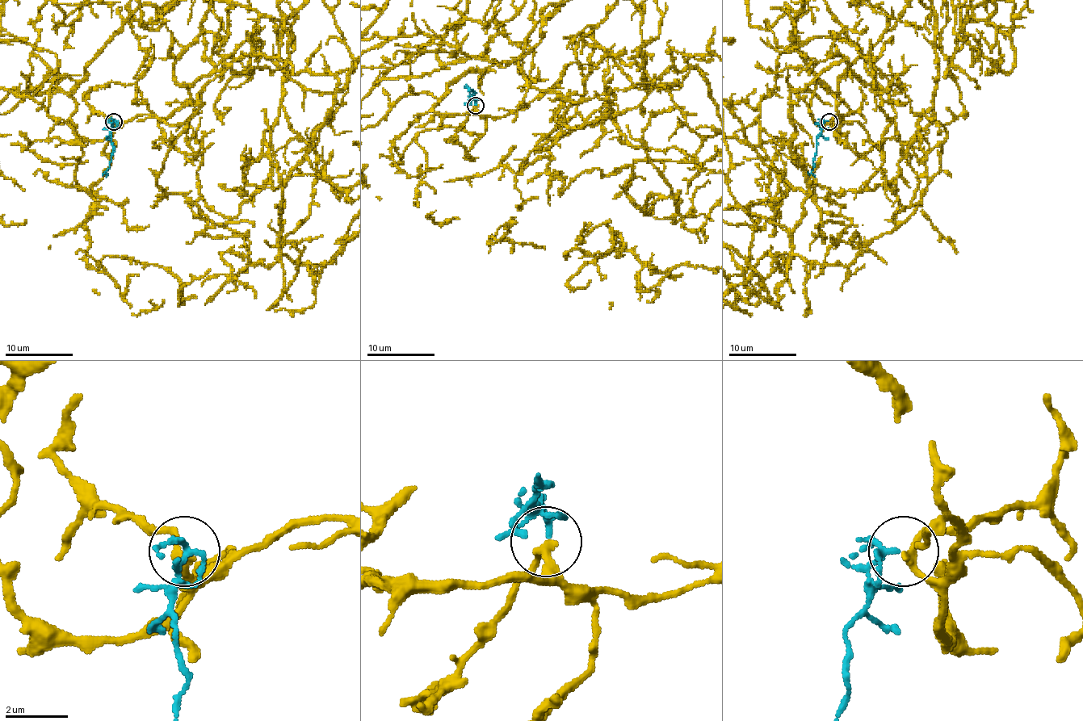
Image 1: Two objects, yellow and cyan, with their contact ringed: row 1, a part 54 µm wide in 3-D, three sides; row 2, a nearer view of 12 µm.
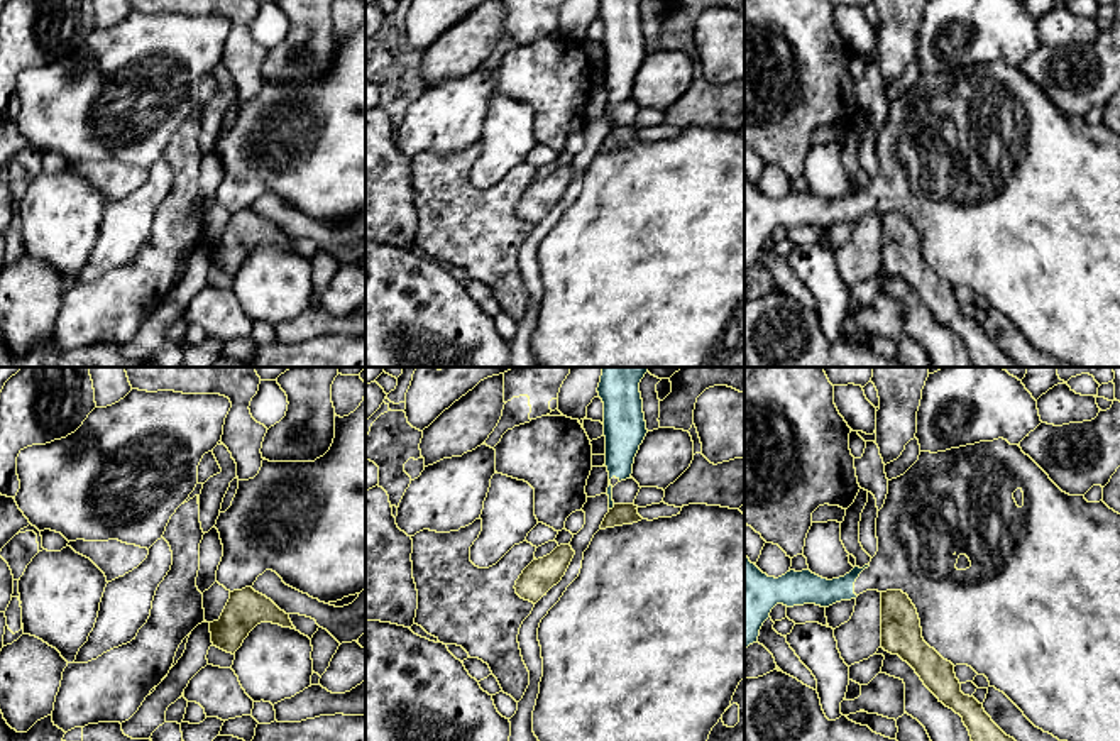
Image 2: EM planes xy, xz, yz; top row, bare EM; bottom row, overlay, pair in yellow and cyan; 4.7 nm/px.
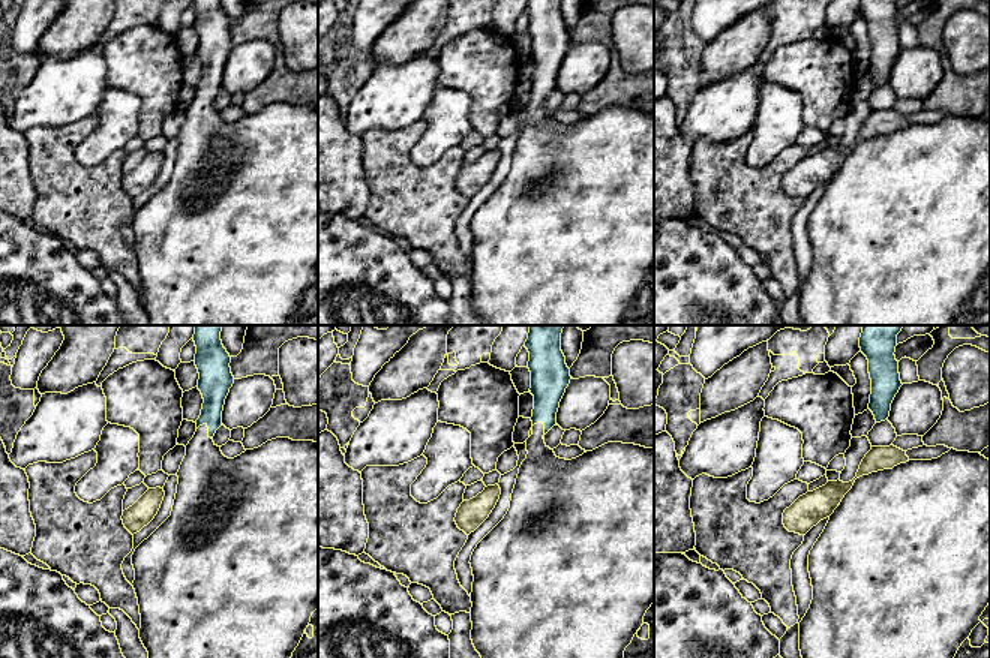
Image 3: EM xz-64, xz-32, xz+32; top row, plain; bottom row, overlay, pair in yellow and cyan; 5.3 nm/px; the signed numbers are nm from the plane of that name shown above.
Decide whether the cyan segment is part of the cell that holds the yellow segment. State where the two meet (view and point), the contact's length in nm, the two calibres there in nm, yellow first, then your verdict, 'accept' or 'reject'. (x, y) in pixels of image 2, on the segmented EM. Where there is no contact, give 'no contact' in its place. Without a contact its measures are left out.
xz (613, 508) | 40 nm | 100/140 nm | reject

